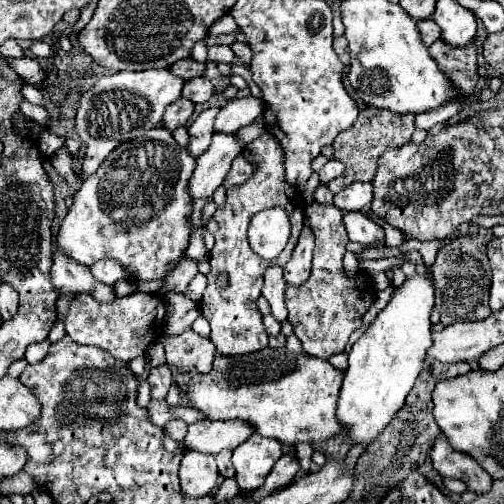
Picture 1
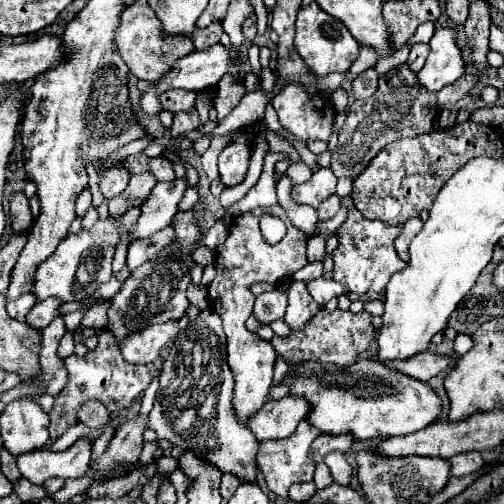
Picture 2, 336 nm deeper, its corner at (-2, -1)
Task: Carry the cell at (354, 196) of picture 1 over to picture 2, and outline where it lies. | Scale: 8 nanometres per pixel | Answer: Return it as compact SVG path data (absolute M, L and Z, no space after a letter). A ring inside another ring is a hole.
M332 194L328 200L324 200L318 208L318 220L328 220L332 218L336 212L340 210L340 198L336 194Z

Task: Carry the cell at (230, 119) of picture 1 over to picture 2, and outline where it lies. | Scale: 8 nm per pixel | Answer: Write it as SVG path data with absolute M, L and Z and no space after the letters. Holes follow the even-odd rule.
M197 186L188 188L181 202L179 203L179 211L187 211L192 209L195 205L197 205L198 201L199 194Z

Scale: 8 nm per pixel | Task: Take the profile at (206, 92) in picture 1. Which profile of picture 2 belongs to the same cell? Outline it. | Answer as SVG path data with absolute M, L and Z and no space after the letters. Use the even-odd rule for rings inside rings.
M166 90L160 94L160 104L164 110L170 110L170 112L186 112L194 106L196 102L196 92L184 92L184 90Z

